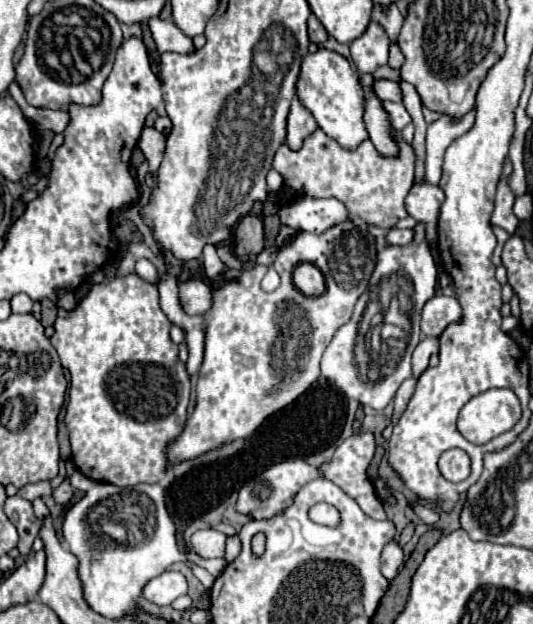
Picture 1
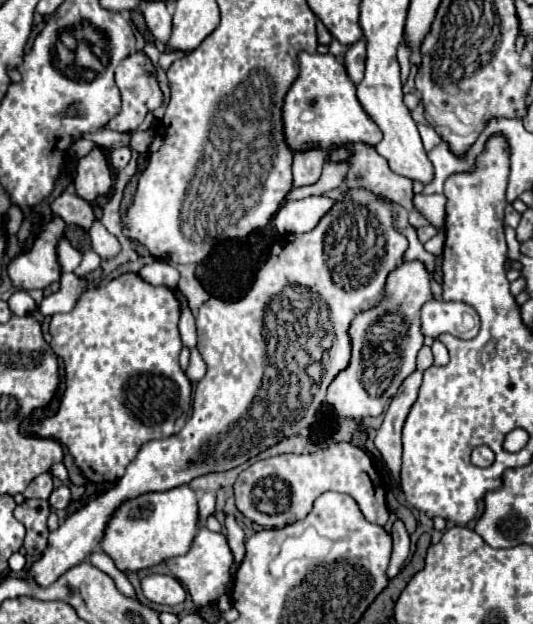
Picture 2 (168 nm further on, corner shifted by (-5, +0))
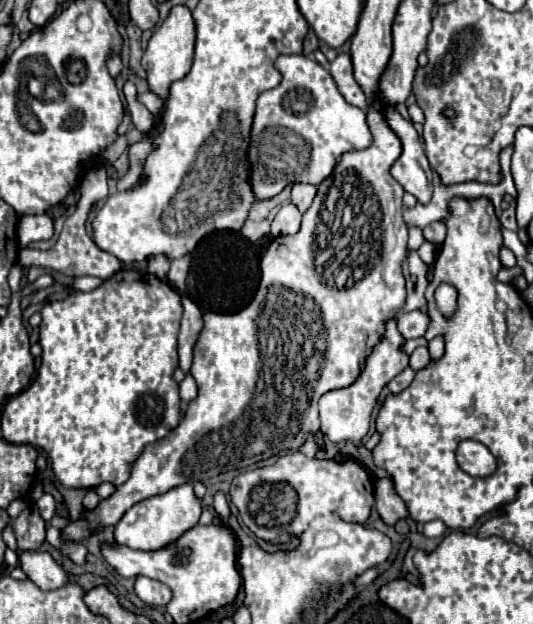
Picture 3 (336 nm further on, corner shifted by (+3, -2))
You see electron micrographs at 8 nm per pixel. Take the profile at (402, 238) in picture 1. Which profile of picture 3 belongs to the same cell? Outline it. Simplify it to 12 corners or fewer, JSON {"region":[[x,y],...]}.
{"region":[[443,221],[429,223],[423,229],[423,237],[441,245],[445,239]]}

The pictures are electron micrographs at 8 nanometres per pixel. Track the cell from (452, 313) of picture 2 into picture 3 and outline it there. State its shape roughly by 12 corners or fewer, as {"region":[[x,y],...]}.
{"region":[[423,311],[399,313],[397,327],[405,339],[423,337],[429,315]]}

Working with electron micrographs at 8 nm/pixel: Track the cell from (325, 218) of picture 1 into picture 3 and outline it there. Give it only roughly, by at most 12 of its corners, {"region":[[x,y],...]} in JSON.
{"region":[[285,203],[271,221],[271,235],[293,235],[301,211]]}

